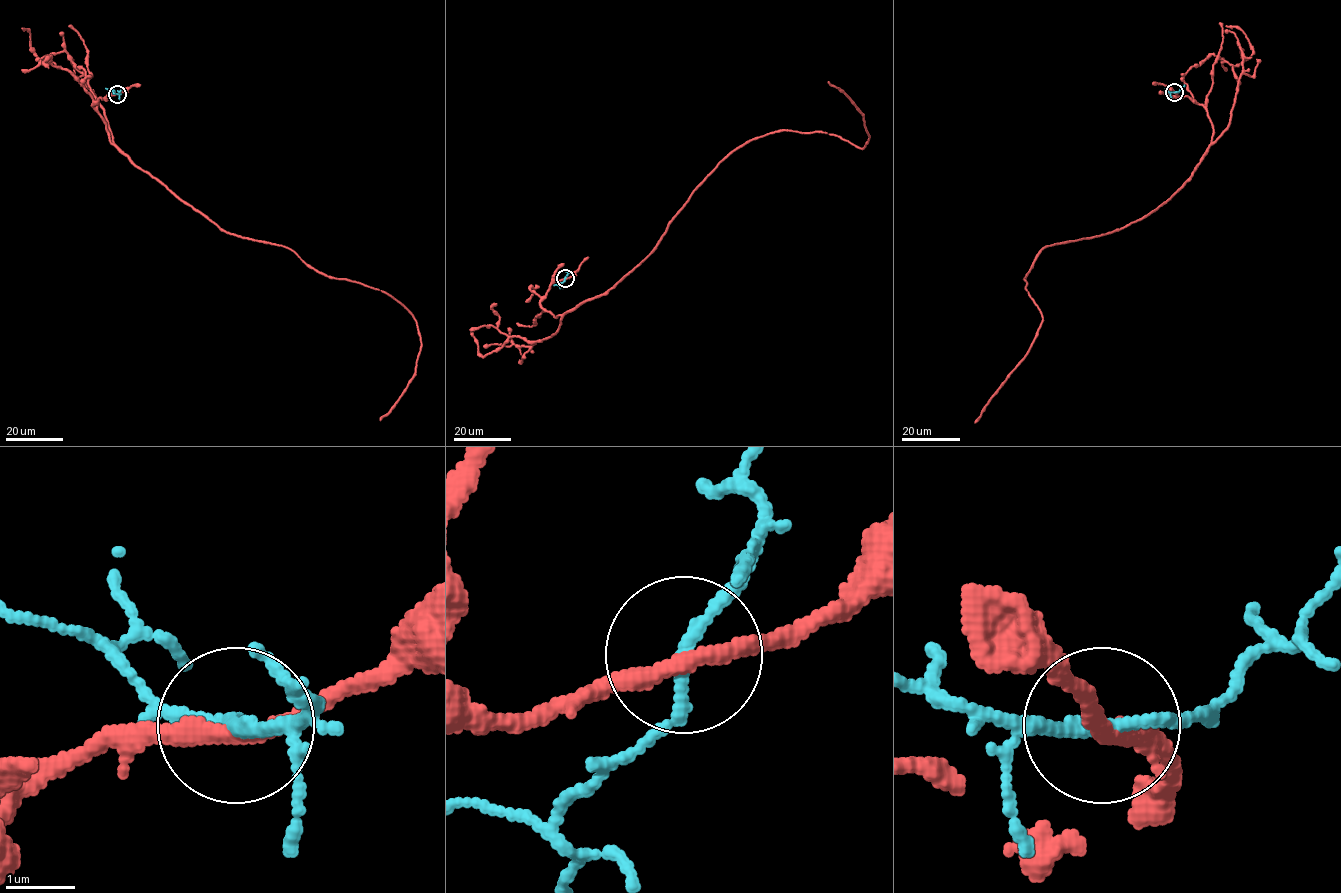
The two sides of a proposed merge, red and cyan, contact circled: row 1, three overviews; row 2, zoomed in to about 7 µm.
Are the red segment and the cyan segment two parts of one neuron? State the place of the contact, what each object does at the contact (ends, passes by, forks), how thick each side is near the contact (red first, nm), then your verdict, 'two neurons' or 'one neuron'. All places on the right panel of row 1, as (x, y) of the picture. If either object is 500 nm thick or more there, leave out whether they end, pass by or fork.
(1174, 92) | red passes by | cyan passes by | 240/170 nm | two neurons

